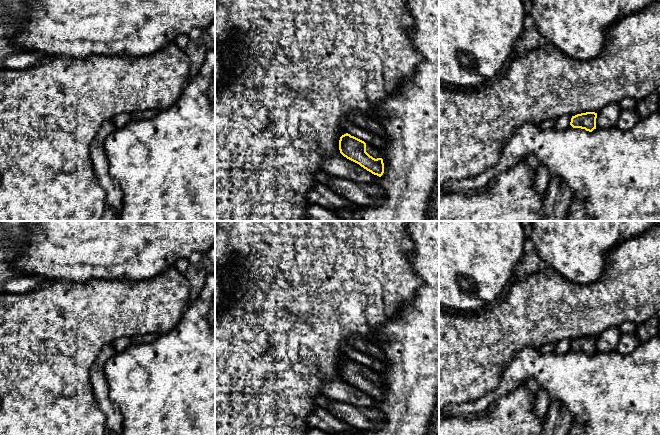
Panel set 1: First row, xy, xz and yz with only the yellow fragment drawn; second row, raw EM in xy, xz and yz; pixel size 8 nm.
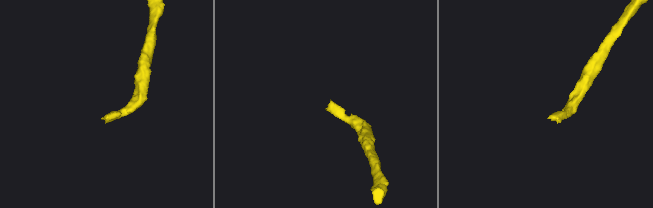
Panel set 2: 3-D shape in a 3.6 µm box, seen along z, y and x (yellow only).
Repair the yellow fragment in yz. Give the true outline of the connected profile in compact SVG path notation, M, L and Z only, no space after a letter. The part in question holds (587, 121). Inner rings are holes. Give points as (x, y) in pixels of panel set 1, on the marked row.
M595 112L577 114L572 116L570 125L573 128L581 128L592 132L594 129L596 129L596 118L597 113Z

